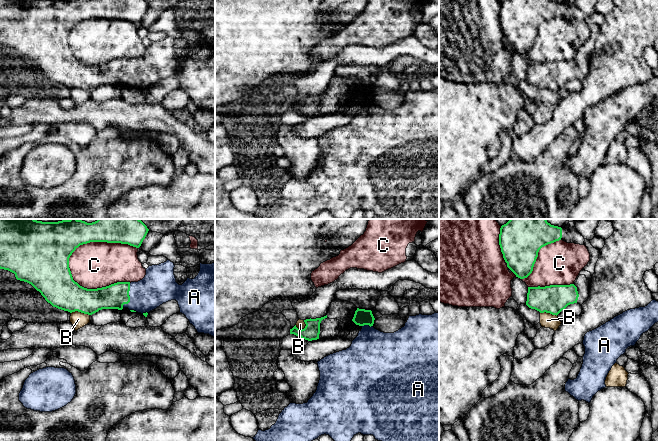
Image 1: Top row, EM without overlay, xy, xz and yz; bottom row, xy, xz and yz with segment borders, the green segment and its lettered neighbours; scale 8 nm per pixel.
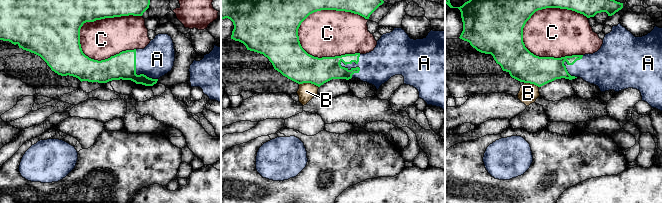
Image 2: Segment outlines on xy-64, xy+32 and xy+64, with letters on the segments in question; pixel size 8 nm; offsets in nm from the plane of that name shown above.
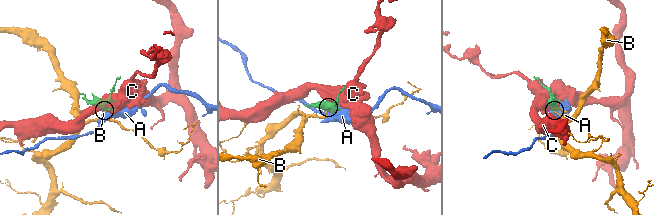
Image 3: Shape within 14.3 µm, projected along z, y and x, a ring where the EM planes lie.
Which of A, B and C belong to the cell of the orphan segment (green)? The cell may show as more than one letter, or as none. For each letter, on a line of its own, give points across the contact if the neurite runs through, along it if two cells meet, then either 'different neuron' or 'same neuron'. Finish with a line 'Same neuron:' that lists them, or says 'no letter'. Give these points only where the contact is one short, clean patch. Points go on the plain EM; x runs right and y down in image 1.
A: same neuron
B: along xy (71, 88), (78, 87), (89, 91) | different neuron
C: different neuron
Same neuron: A

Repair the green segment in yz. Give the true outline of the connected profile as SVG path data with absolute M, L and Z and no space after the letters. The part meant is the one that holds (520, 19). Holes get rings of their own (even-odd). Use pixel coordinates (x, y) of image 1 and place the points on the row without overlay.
M504 0L499 21L507 43L524 55L532 49L539 26L561 14L562 4L551 0Z

